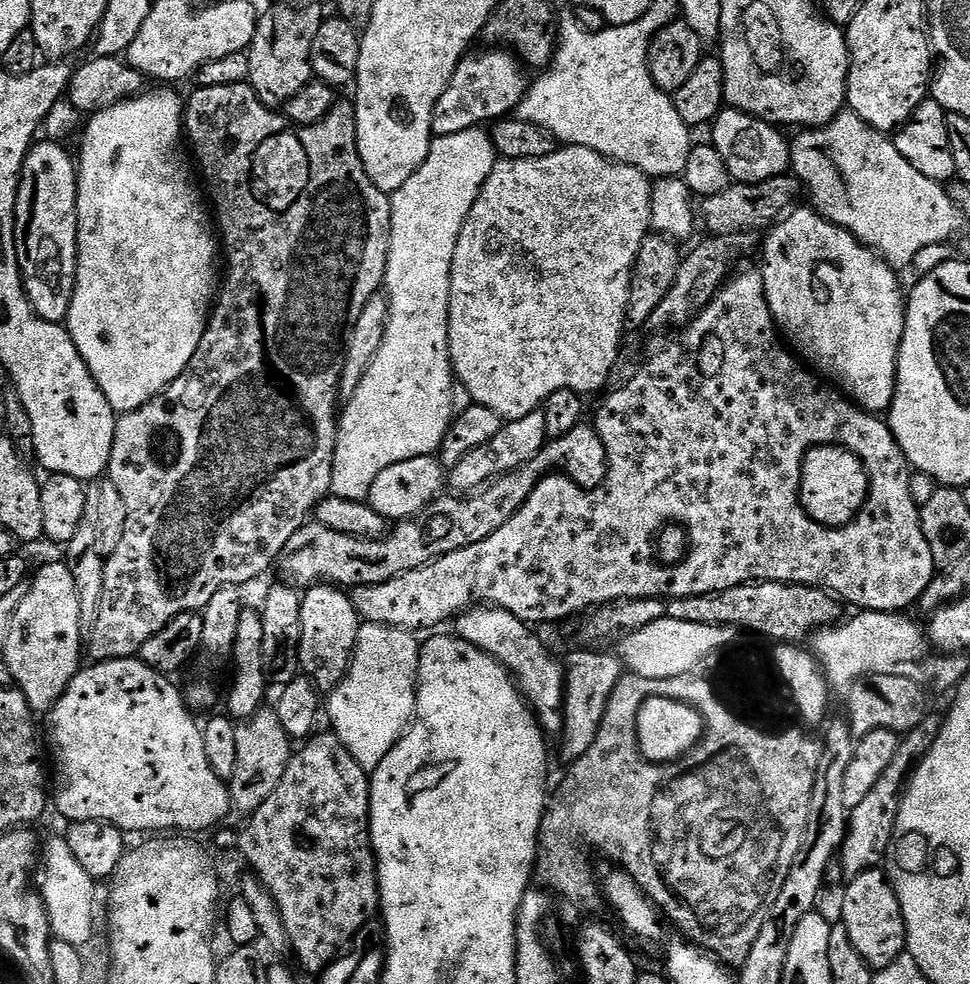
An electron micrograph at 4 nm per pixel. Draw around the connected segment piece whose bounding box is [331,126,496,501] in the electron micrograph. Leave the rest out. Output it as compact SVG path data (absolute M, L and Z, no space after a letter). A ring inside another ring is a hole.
M483 127L437 136L430 146L426 162L422 162L419 170L410 174L410 178L397 192L391 193L390 242L382 285L388 302L388 321L384 327L382 346L378 346L365 376L338 416L331 495L340 500L367 501L374 478L378 478L386 466L419 456L436 456L442 438L453 422L450 398L454 373L448 349L450 274L454 250L458 246L458 234L478 198L480 187L486 178L490 178L495 156L492 137Z

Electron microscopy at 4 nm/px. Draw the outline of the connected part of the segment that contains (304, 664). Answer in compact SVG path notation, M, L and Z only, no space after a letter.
M313 584L300 598L300 672L327 694L348 673L361 626L360 615L347 591L330 584Z

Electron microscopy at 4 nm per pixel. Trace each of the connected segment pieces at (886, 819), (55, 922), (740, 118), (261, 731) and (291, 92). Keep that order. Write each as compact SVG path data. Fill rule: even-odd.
M925 714L922 722L918 722L918 726L914 726L900 736L900 745L890 766L886 766L885 772L878 777L878 782L871 788L870 794L847 813L844 841L840 844L838 851L838 864L840 860L840 872L844 878L873 871L879 865L876 863L879 860L881 863L887 857L888 845L892 843L892 831L896 825L906 781L916 765L930 750L930 746L936 740L936 735L944 727L945 717L932 715Z
M63 835L52 836L45 844L43 841L42 855L34 872L34 884L48 914L51 935L62 942L70 942L78 949L83 947L94 934L92 899L96 892L92 889L95 887L90 874L86 874L86 870L74 862L74 854L70 854L68 841Z
M725 107L712 121L710 131L710 143L722 156L728 175L735 183L766 182L766 178L785 175L793 163L794 152L789 141L788 144L784 141L784 136L780 133L783 131L777 125L760 120L757 116Z
M265 706L249 720L236 724L236 745L238 762L234 762L234 774L226 781L228 797L232 800L232 812L241 812L241 817L247 818L274 794L278 782L282 782L282 774L286 774L286 766L292 761L294 744L282 730L276 711Z
M280 4L277 8L272 8L269 12L261 11L259 13L252 45L248 47L246 53L250 62L250 74L247 83L252 85L254 94L267 108L273 110L279 109L287 104L290 98L302 90L314 78L312 70L312 47L314 38L318 35L318 26L326 19L326 12L323 12L316 4L308 4L305 8L291 8L288 4Z

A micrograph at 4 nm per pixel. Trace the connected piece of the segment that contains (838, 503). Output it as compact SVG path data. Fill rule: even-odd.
M836 445L810 448L801 460L798 496L804 512L813 523L828 528L841 528L860 512L868 496L868 475L861 460L844 448Z

